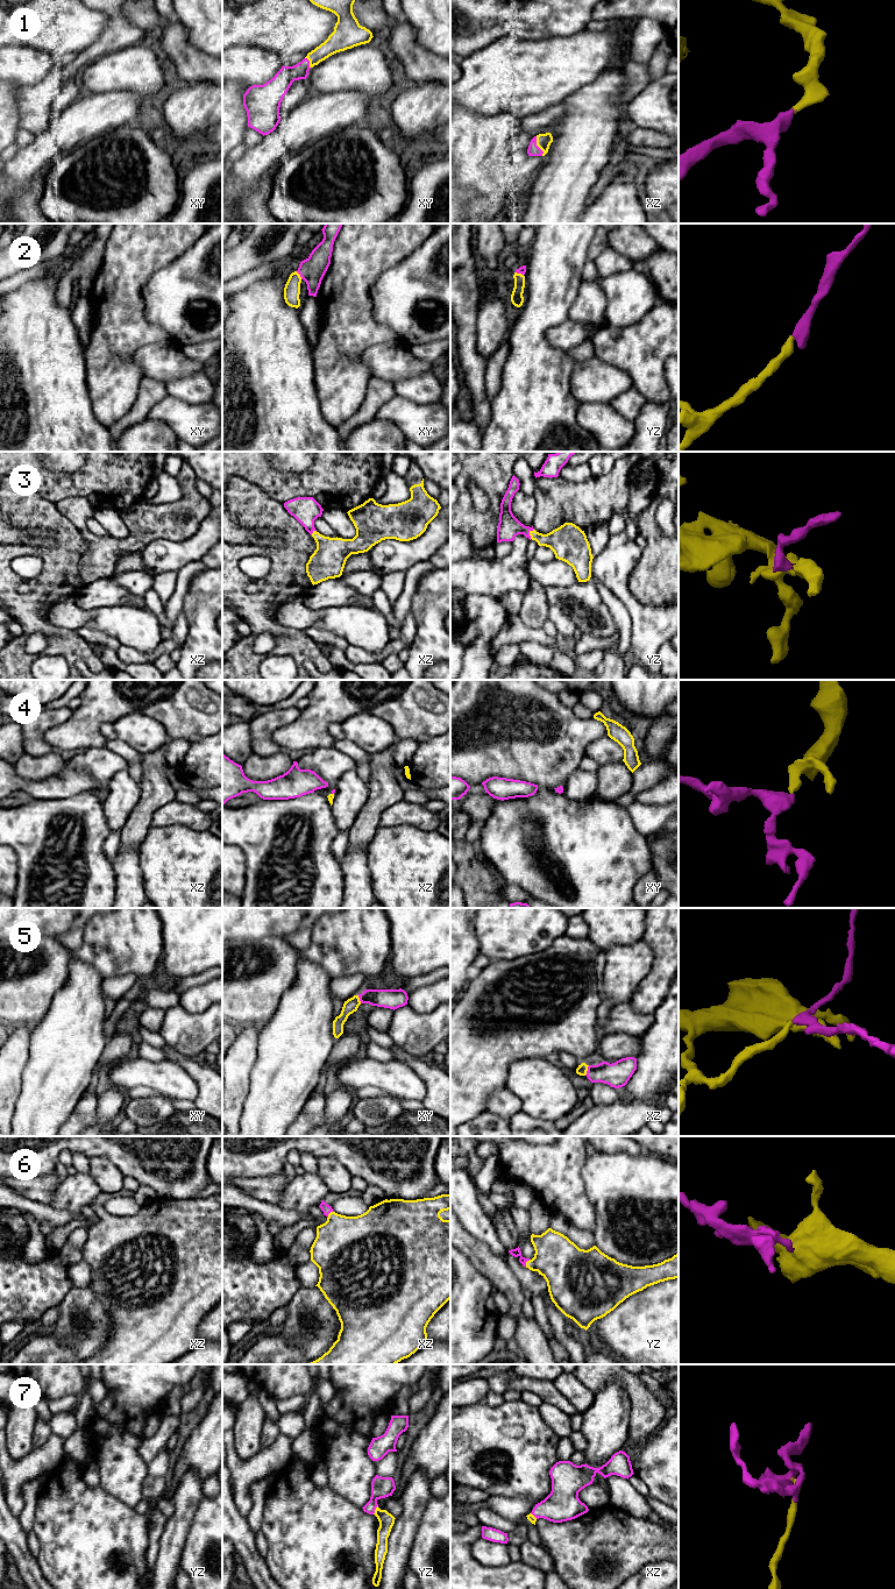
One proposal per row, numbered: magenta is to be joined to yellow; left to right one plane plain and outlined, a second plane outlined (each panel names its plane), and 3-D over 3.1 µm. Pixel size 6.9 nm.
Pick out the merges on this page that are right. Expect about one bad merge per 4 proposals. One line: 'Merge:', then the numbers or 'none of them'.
Merge: 1, 2, 3, 4, 5, 6, 7

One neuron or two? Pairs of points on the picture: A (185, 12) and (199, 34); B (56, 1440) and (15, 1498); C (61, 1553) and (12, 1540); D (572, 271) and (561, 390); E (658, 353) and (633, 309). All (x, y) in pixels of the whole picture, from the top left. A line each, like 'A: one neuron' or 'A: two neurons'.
A: one neuron
B: one neuron
C: two neurons
D: one neuron
E: two neurons

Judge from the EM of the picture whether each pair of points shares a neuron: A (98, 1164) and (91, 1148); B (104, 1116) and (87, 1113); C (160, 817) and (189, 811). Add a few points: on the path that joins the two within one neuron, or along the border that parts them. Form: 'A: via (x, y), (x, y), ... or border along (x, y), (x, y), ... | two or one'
A: border along (90, 1157), (104, 1156), (119, 1169) | two
B: border along (98, 1096), (97, 1121), (94, 1123) | two
C: via (167, 815), (182, 814) | one

